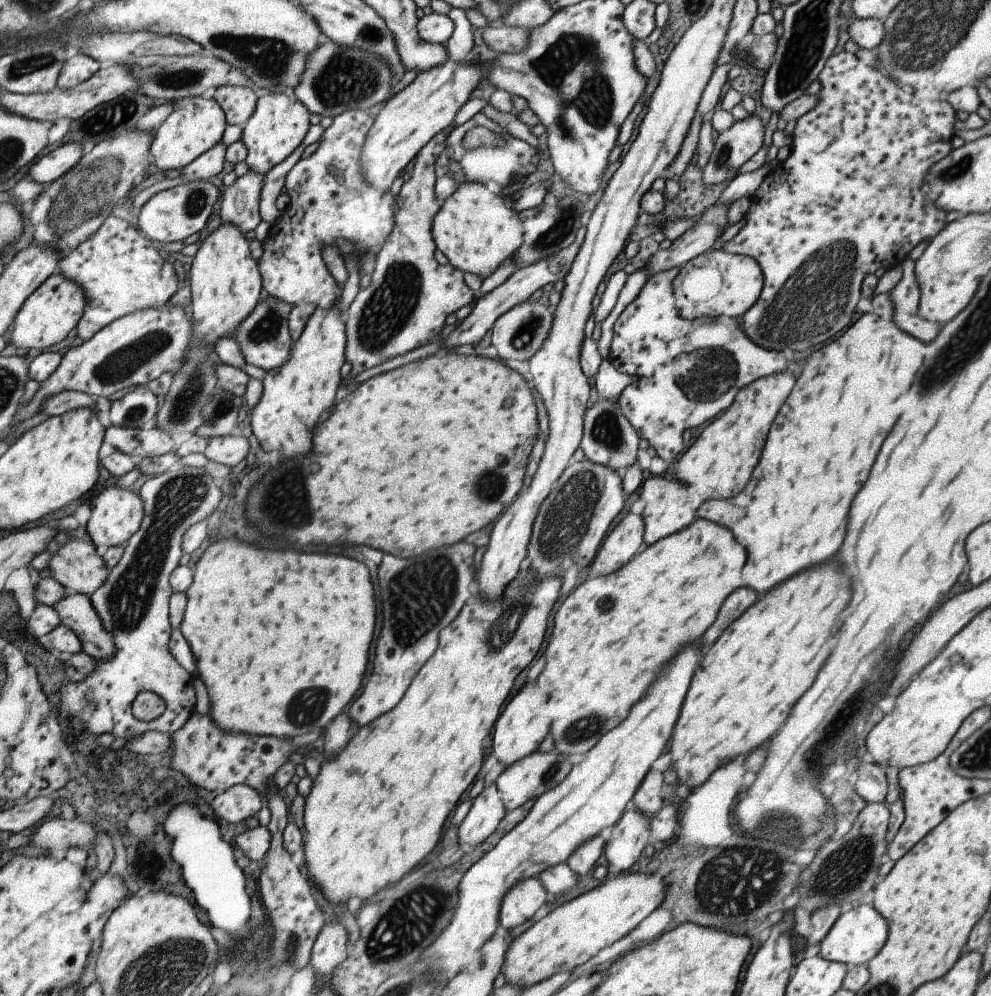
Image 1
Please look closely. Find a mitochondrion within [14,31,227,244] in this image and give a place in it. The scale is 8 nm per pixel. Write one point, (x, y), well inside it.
(83, 194)

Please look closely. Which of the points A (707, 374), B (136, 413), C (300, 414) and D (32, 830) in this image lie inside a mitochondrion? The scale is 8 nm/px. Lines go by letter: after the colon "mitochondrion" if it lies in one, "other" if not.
A: mitochondrion
B: mitochondrion
C: other
D: other

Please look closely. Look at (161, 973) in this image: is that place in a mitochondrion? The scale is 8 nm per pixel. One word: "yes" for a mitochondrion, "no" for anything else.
yes

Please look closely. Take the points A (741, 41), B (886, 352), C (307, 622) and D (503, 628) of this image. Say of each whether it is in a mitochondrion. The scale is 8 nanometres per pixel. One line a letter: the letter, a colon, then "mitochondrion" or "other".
A: other
B: other
C: other
D: mitochondrion

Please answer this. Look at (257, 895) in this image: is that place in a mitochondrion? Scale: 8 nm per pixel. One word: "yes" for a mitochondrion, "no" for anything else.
no

